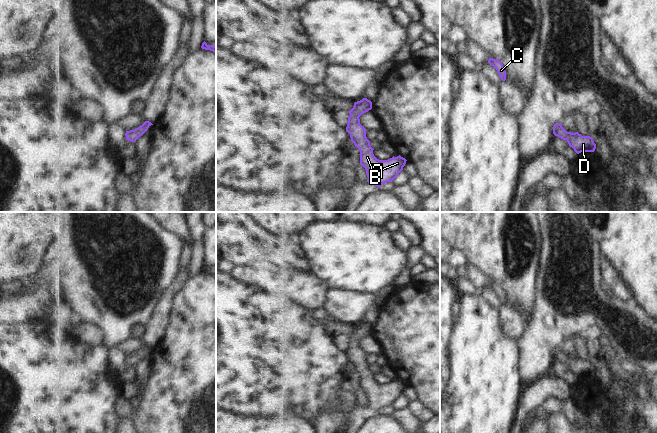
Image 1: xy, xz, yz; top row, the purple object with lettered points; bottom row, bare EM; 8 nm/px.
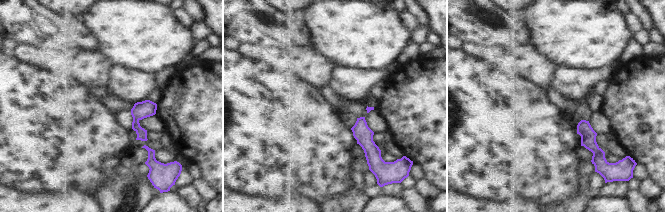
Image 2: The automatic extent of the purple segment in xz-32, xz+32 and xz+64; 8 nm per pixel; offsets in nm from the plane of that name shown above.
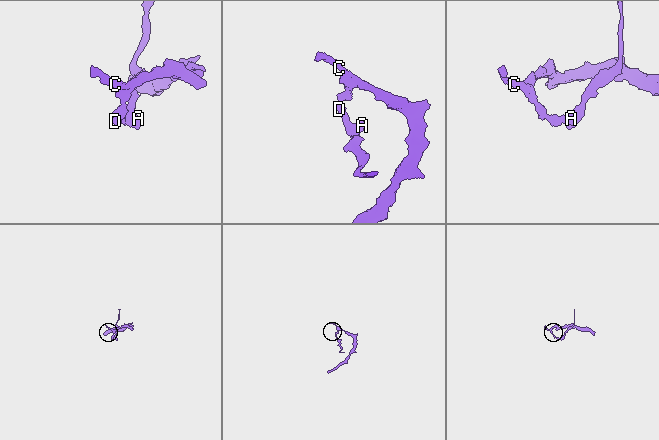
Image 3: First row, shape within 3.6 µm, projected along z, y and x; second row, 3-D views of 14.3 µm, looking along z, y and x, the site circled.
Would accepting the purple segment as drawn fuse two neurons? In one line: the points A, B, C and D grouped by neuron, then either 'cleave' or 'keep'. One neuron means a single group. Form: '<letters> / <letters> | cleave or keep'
A B C D | keep

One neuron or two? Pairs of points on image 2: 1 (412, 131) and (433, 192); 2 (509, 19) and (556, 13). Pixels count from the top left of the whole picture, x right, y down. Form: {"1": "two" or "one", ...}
{"1": "two", "2": "two"}

